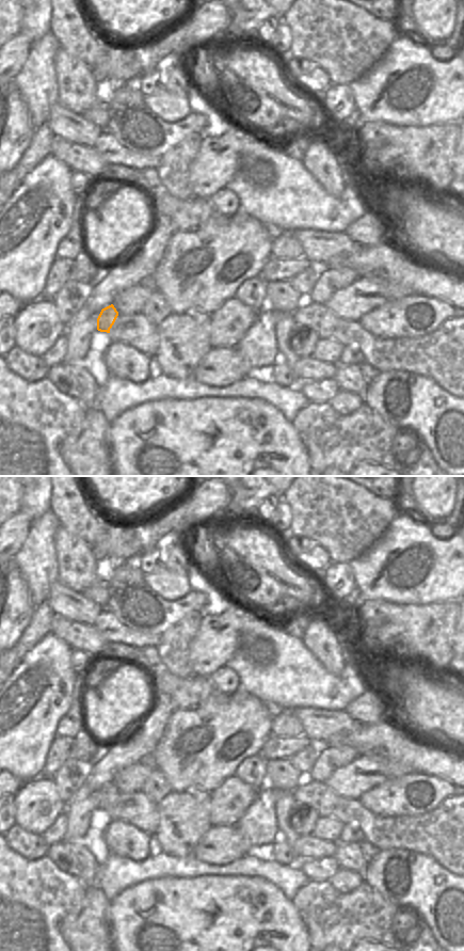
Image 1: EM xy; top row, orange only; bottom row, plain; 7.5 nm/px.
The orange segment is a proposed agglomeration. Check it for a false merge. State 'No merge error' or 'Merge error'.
No merge error.

